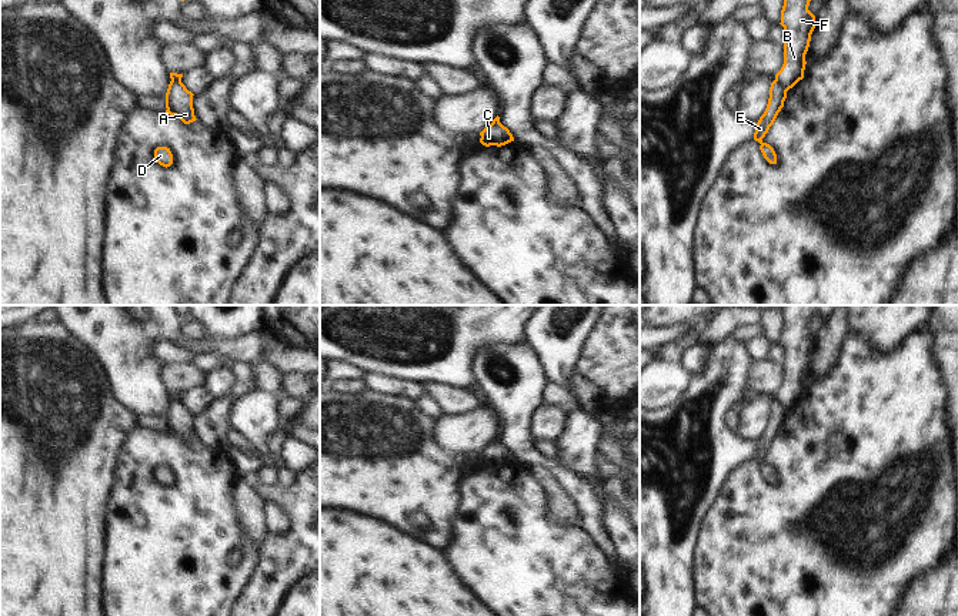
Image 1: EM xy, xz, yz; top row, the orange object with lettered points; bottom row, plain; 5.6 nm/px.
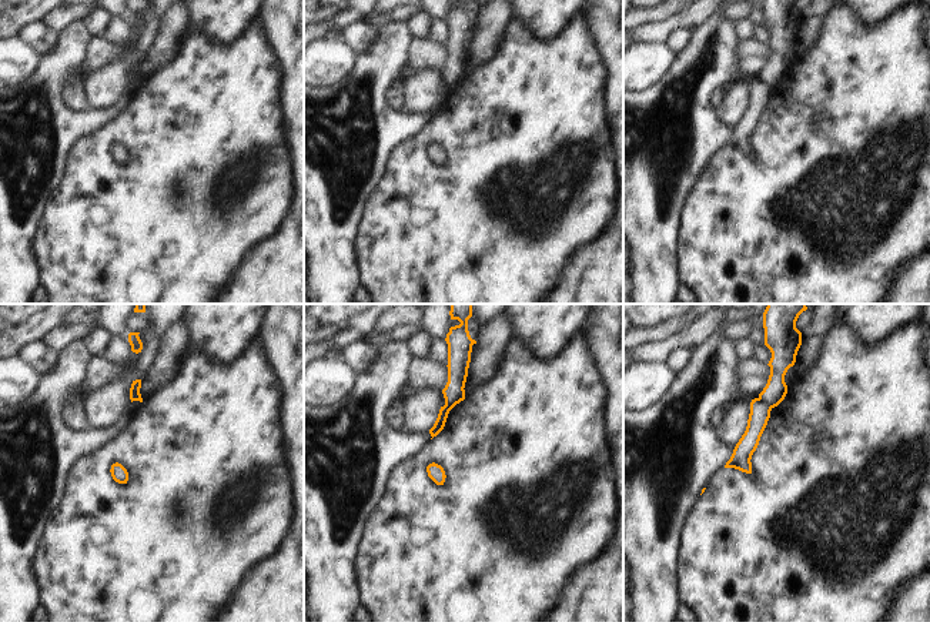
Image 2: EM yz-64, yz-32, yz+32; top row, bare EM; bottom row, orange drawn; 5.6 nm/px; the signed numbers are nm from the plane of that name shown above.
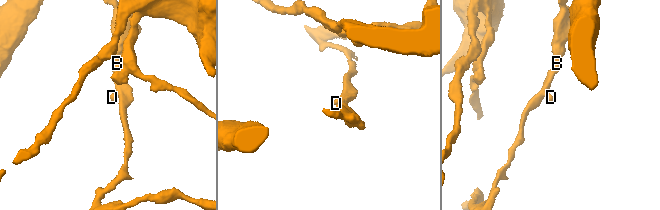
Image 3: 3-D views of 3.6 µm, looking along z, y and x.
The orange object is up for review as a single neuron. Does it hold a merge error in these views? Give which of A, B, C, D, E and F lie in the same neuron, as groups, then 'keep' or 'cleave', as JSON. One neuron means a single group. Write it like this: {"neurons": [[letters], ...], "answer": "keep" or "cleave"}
{"neurons": [["A", "D", "E"], ["B", "C", "F"]], "answer": "cleave"}

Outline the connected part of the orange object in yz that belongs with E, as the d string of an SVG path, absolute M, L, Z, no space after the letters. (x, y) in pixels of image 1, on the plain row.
M774 399L770 406L770 418L768 418L767 428L764 433L760 436L757 446L755 446L755 452L754 452L754 459L761 463L760 469L764 478L770 483L777 483L777 473L770 463L762 461L762 458L765 456L770 446L774 443L778 432L784 426L785 418L787 418L787 409L784 408L781 402Z

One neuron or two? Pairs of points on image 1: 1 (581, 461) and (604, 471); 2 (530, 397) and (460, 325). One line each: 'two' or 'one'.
1: two
2: two

